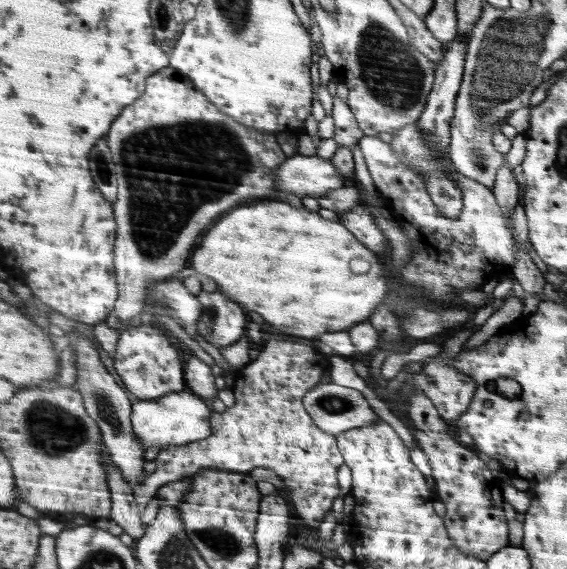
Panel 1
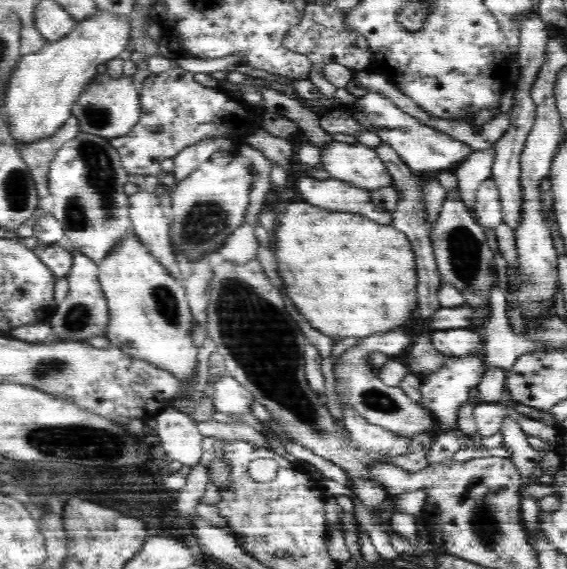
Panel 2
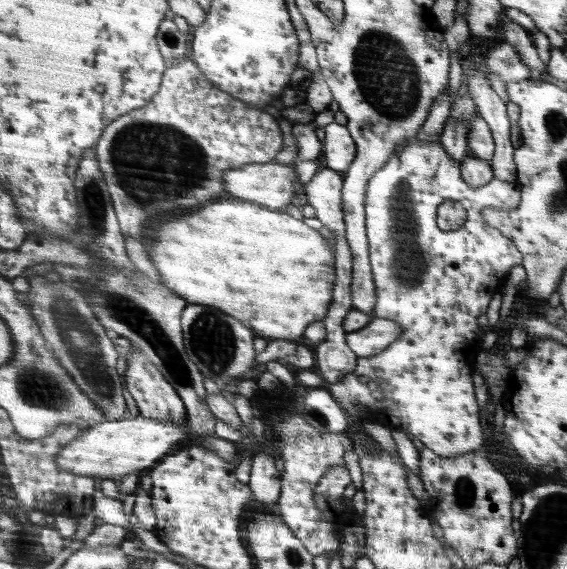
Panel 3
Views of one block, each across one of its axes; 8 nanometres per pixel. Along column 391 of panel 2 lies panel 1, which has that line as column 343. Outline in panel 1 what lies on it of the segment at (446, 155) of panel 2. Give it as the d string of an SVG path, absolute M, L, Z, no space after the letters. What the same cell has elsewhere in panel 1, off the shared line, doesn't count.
M335 94L335 106L333 106L333 116L335 116L335 124L337 124L337 132L335 132L335 140L341 148L355 148L357 144L361 146L361 140L365 138L361 124L357 120L357 116L353 114L353 110L349 108L349 102L341 100L339 94Z

